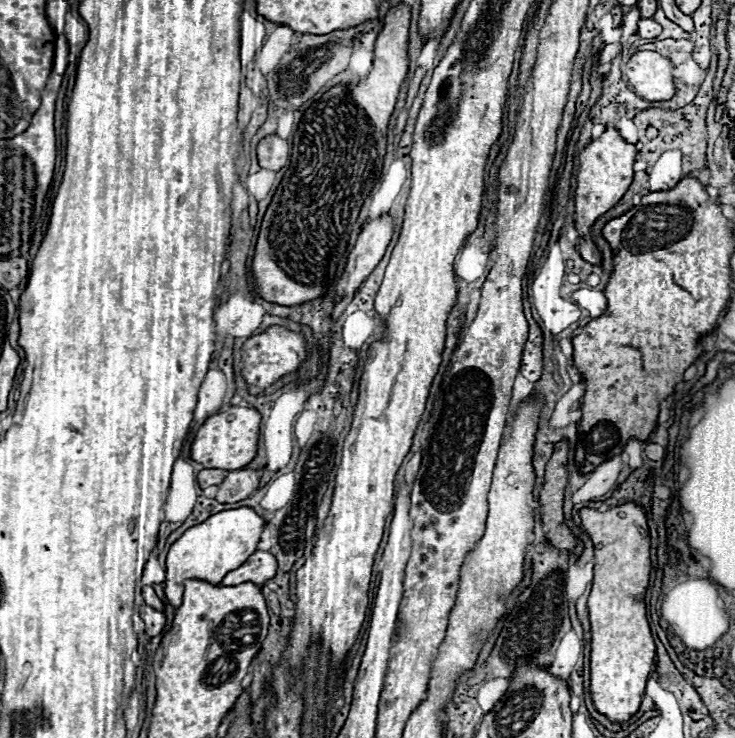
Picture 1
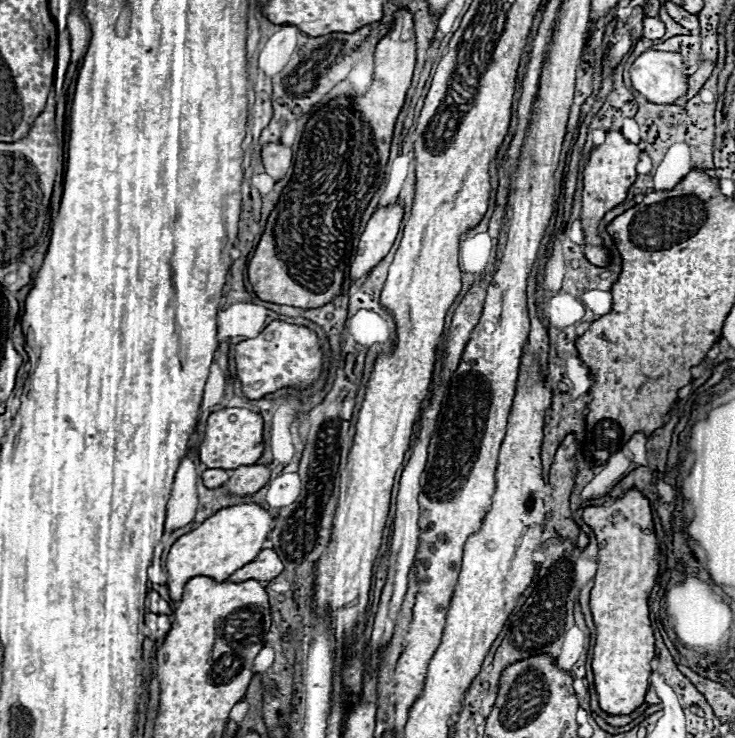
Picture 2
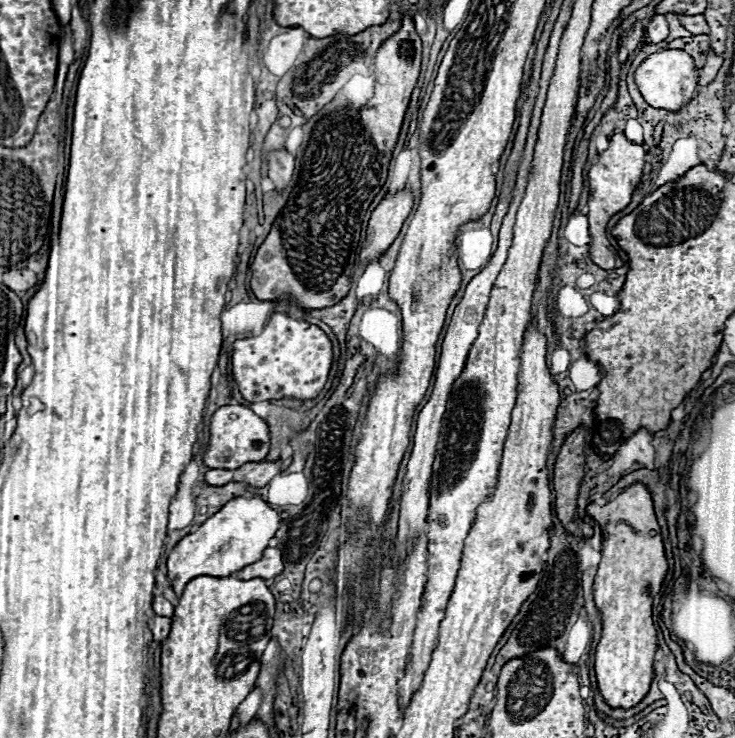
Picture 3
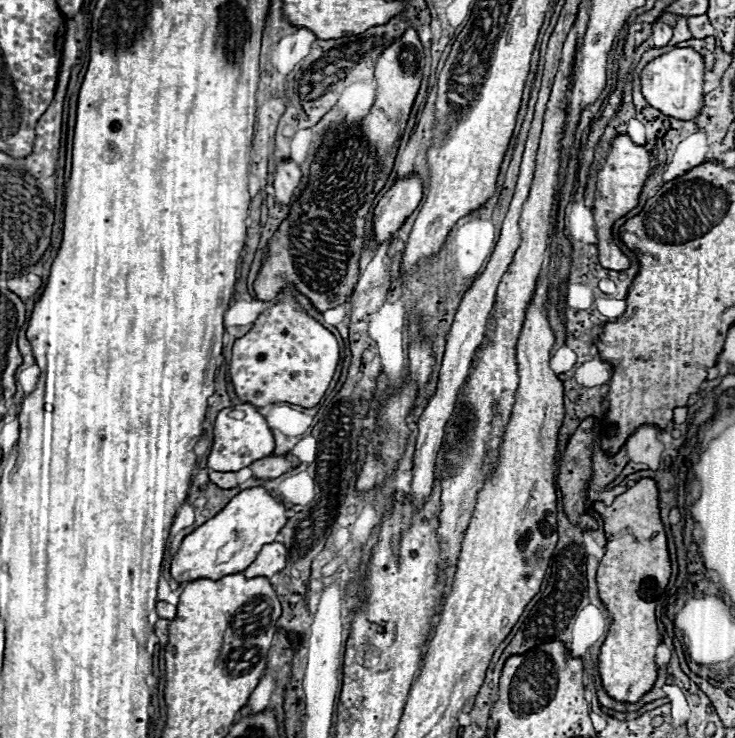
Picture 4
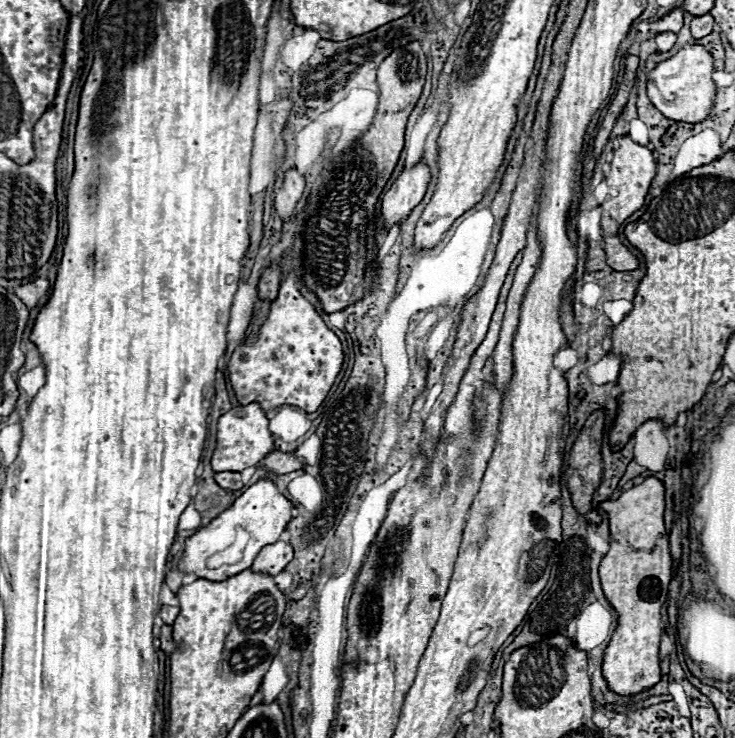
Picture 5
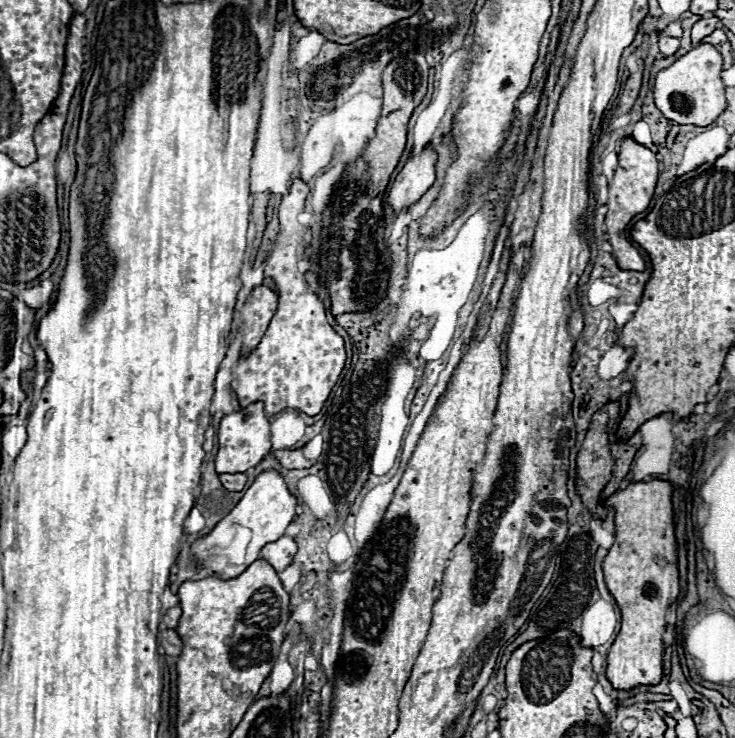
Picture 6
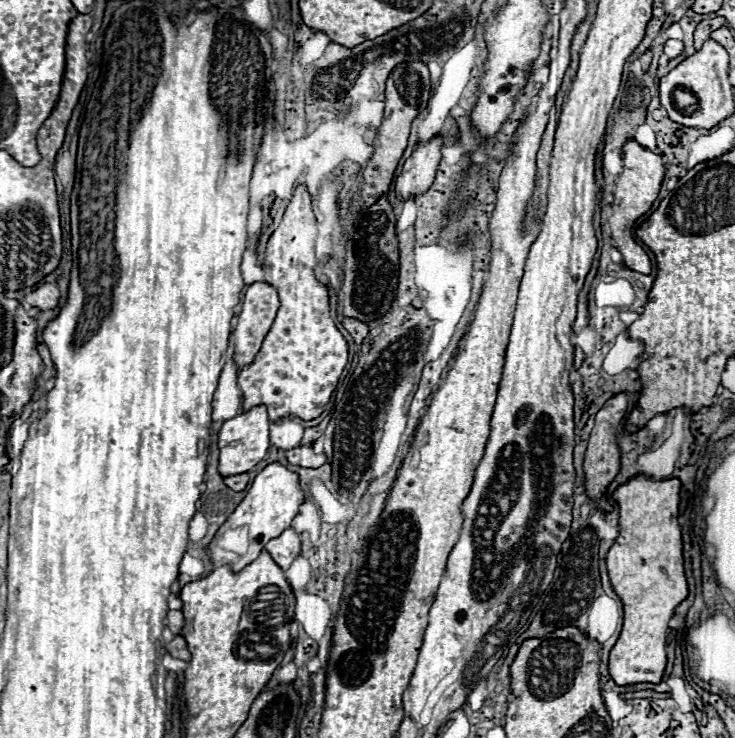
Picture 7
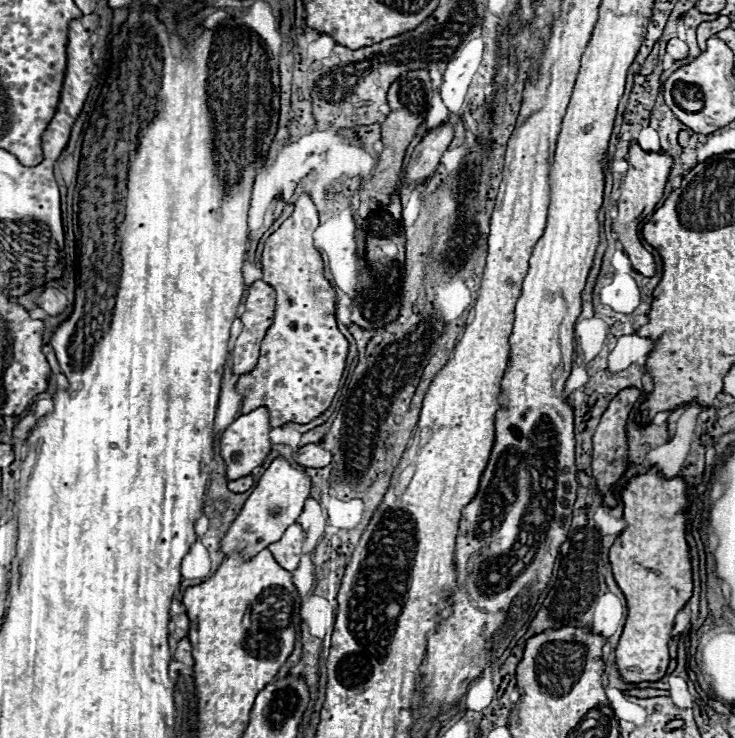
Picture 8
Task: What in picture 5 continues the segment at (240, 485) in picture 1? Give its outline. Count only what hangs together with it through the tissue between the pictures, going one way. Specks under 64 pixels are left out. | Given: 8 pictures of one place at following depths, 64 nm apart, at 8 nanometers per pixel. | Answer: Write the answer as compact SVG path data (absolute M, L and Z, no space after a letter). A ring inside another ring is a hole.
M272 450L258 466L264 466L268 472L274 472L274 474L286 474L286 472L302 470L306 464L294 452Z

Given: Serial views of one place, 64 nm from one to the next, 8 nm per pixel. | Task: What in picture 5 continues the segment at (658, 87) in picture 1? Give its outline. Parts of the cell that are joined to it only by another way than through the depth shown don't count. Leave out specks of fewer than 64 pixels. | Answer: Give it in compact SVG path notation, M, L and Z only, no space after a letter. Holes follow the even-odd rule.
M700 44L686 46L676 56L672 56L670 60L660 62L648 74L646 90L648 90L652 104L666 118L676 120L676 122L698 124L698 122L704 122L714 108L714 98L716 98L716 84L712 80L714 72L716 72L714 58L704 46L700 46Z

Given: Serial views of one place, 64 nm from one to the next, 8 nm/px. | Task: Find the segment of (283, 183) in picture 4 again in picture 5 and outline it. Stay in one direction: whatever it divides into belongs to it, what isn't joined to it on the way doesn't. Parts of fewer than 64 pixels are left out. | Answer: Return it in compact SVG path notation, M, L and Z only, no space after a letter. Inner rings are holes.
M288 170L284 174L284 184L282 184L280 192L276 192L276 198L274 198L274 202L276 202L274 208L284 224L288 224L292 220L292 216L296 214L296 204L302 198L304 188L306 188L306 182L296 170Z

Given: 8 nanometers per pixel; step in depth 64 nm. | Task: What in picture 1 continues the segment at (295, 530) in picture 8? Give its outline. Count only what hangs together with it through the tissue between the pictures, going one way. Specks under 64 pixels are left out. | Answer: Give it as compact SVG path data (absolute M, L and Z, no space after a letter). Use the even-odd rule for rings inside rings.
M254 552L240 568L226 574L226 578L220 582L222 586L234 586L234 582L258 582L264 584L270 578L274 578L278 570L278 562L274 554L270 552Z

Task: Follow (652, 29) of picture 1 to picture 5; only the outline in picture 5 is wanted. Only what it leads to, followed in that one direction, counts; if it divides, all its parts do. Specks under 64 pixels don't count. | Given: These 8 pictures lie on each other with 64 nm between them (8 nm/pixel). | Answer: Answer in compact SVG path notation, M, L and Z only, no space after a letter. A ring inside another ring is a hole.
M662 32L662 34L658 34L658 36L656 36L658 50L660 50L660 52L668 52L668 50L672 50L674 44L676 44L676 40L678 40L678 36L672 34L672 32Z

